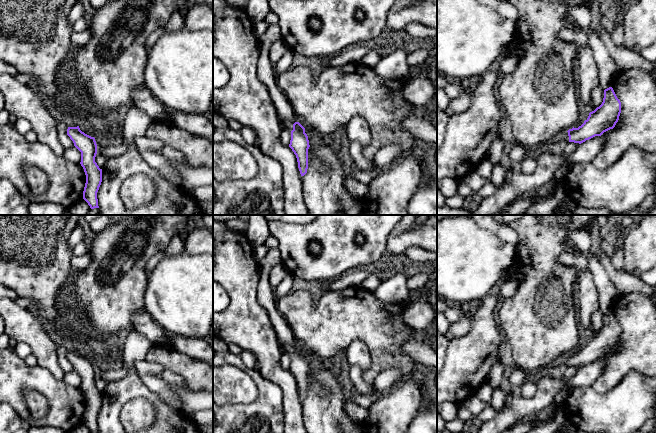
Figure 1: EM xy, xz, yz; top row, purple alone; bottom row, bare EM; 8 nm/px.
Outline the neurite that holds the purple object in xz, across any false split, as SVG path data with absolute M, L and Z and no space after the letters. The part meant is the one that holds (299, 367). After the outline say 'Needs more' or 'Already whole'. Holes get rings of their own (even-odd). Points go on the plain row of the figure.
M278 248L268 249L266 256L259 262L260 266L260 280L258 284L258 302L266 310L268 317L274 327L278 339L283 343L283 350L291 356L291 364L289 371L292 373L296 379L298 392L301 400L304 400L307 397L308 393L308 373L310 371L308 360L305 357L305 352L296 345L294 337L288 324L283 318L282 314L276 308L276 295L274 289L271 287L269 282L270 271L274 266L281 263L281 255Z. Needs more

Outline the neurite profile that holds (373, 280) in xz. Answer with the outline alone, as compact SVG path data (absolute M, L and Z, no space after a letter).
M378 271L371 273L362 283L361 287L366 290L373 292L380 284L382 283L382 279L379 276Z

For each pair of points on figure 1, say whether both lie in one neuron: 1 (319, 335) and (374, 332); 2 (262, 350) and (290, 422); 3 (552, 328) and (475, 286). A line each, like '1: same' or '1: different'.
1: same
2: same
3: different

